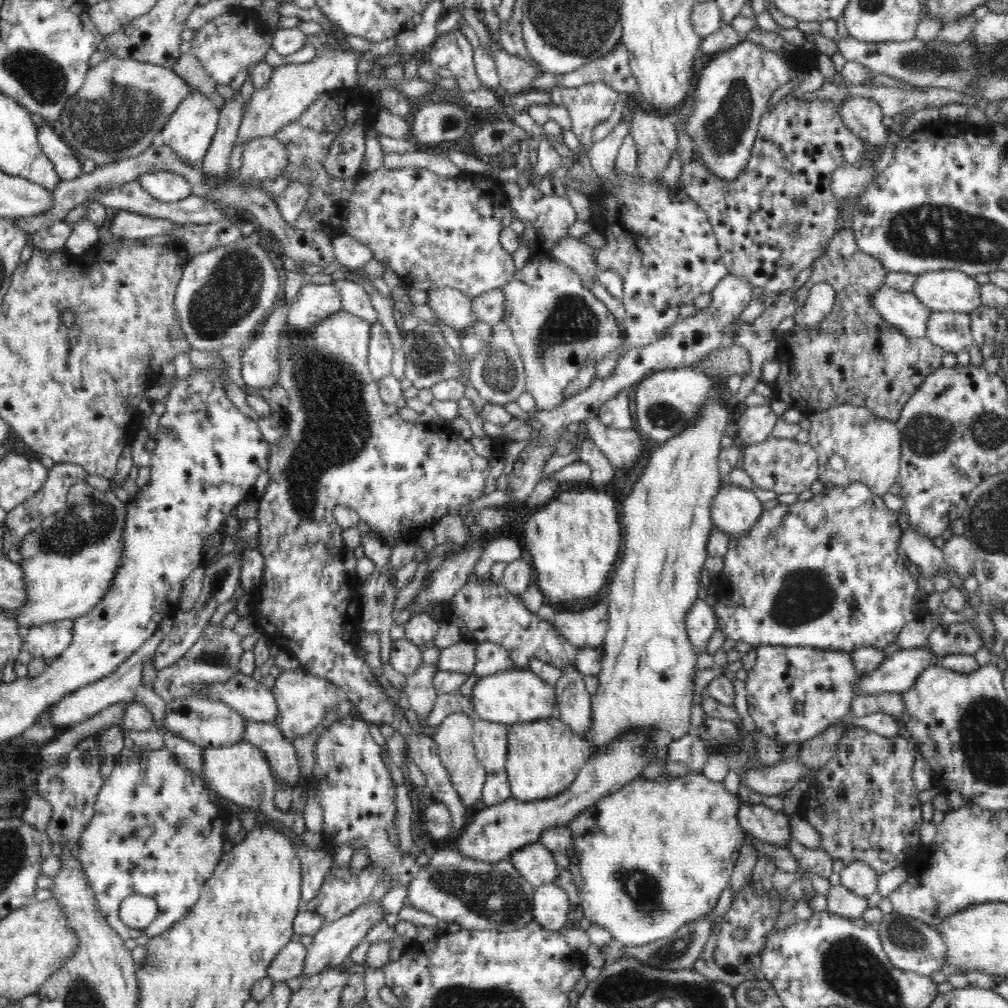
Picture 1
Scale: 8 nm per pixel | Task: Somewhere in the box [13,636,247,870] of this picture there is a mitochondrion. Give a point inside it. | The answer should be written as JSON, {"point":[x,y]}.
{"point":[217,658]}

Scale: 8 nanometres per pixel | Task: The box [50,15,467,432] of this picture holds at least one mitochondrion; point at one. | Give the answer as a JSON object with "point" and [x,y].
{"point":[116,117]}

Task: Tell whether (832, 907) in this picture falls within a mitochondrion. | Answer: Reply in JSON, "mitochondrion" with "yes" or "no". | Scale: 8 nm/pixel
{"mitochondrion":"no"}

